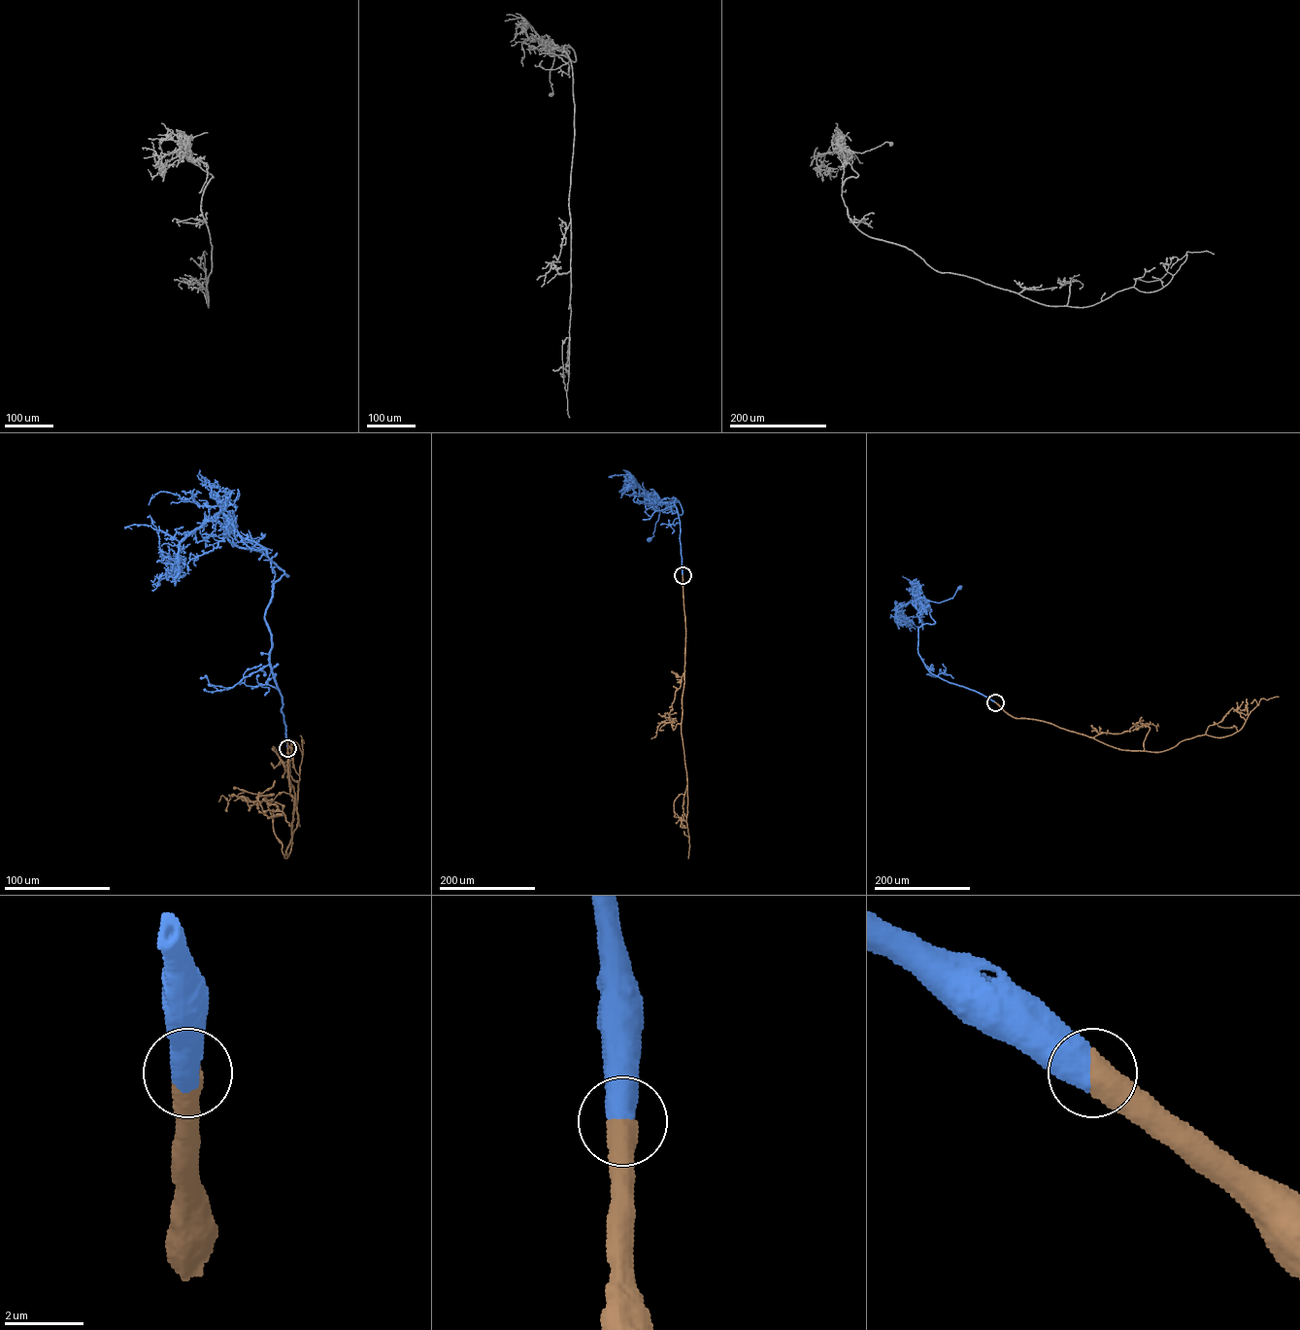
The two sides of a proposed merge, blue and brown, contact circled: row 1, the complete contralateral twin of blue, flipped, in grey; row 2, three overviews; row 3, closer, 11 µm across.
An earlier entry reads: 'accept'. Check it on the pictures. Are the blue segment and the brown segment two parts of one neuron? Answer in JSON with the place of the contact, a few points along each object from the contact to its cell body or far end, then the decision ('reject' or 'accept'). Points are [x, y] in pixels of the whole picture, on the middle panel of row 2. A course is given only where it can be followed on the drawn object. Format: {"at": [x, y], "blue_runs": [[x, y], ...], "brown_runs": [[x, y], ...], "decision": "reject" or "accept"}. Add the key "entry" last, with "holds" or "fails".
{"at": [683, 575], "blue_runs": [[683, 575], [676, 498], [681, 515], [653, 505], [659, 514], [649, 540]], "brown_runs": [[683, 575], [685, 637], [681, 732], [686, 777], [687, 859]], "decision": "accept", "entry": "holds"}

